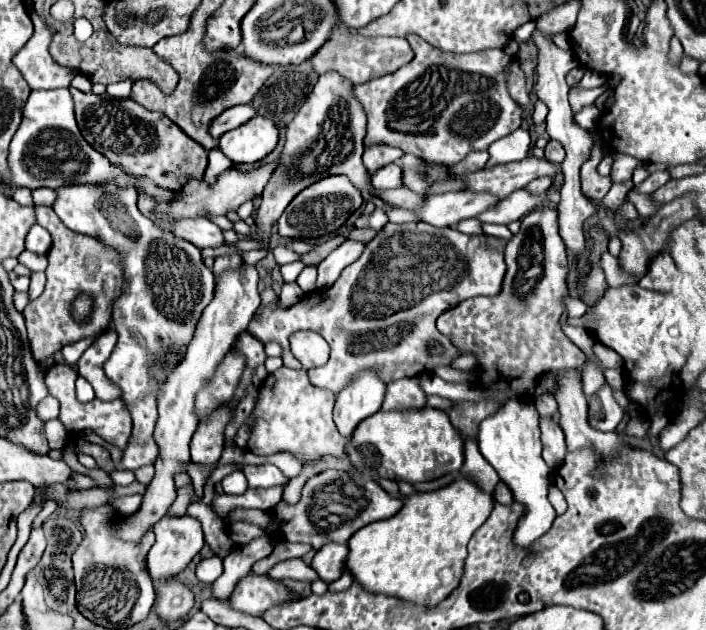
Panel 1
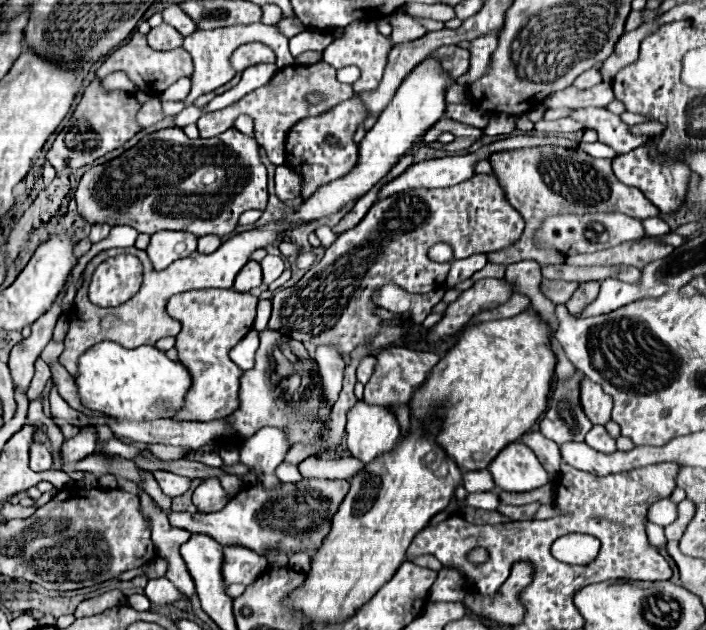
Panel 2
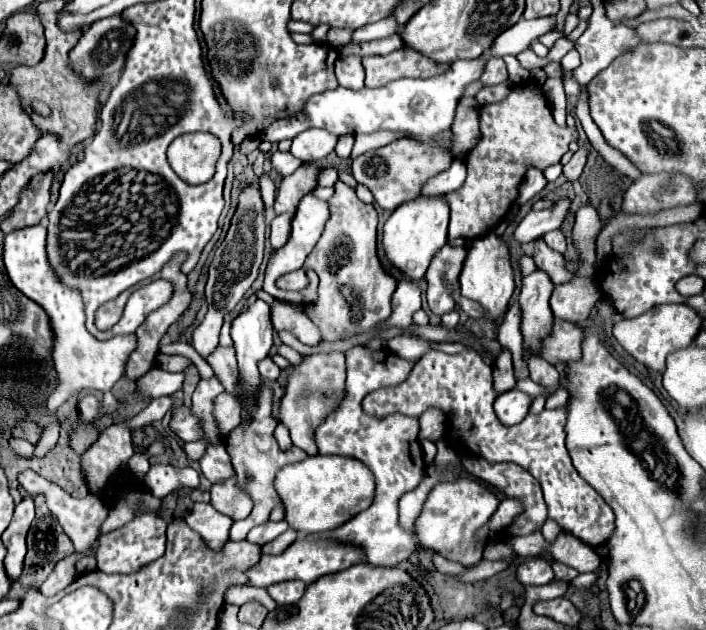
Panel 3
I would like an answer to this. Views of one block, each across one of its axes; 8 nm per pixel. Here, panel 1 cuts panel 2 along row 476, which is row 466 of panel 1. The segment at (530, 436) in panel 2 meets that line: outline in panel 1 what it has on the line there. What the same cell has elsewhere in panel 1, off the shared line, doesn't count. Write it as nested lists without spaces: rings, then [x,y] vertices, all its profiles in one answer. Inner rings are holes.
[[[556,416],[550,418],[540,418],[540,430],[542,430],[542,458],[550,468],[556,468],[562,464],[566,456],[566,440],[564,432],[558,424]]]

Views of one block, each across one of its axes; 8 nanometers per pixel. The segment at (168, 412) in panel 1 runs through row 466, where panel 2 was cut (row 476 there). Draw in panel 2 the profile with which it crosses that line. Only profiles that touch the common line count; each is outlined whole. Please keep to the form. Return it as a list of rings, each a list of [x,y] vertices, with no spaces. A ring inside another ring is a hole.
[[[158,470],[158,472],[154,472],[154,476],[156,476],[162,492],[168,494],[168,496],[172,496],[172,498],[184,494],[188,490],[188,486],[190,486],[190,478],[178,476],[178,474],[172,474],[172,472]]]

